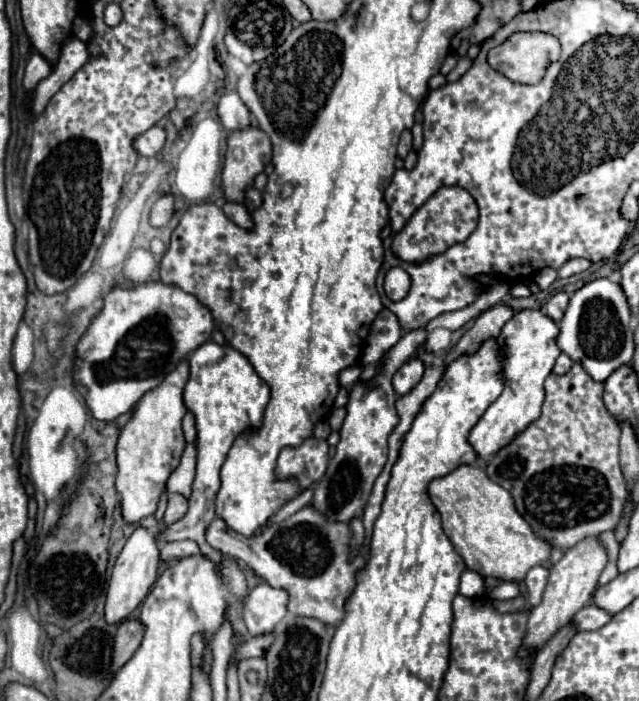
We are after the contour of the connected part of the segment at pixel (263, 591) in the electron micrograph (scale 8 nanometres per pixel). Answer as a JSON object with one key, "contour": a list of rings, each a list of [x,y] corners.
{"contour":[[[259,584],[251,590],[243,608],[247,636],[271,634],[287,614],[287,592],[275,590],[269,584]]]}

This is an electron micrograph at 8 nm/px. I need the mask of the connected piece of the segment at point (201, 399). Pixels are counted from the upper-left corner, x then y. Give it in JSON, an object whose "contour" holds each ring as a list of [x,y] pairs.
{"contour":[[[205,342],[189,356],[189,364],[191,376],[185,386],[185,406],[197,420],[197,476],[193,482],[193,496],[189,498],[189,512],[173,526],[167,526],[165,532],[157,534],[157,540],[159,544],[165,544],[165,540],[195,540],[201,546],[201,554],[219,564],[223,554],[205,540],[205,528],[215,518],[215,496],[221,488],[219,470],[235,438],[249,428],[261,428],[265,406],[269,402],[269,386],[257,376],[249,360],[231,346]]]}

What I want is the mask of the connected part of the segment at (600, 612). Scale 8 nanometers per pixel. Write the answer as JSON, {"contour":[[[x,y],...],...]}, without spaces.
{"contour":[[[585,606],[573,616],[573,620],[579,624],[579,630],[599,630],[611,620],[611,614],[597,606]]]}

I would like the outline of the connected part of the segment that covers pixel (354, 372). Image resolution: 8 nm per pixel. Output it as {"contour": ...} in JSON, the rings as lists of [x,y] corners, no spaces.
{"contour":[[[353,366],[353,368],[347,368],[341,372],[341,384],[343,386],[351,386],[359,380],[359,372],[361,372],[361,366]]]}

